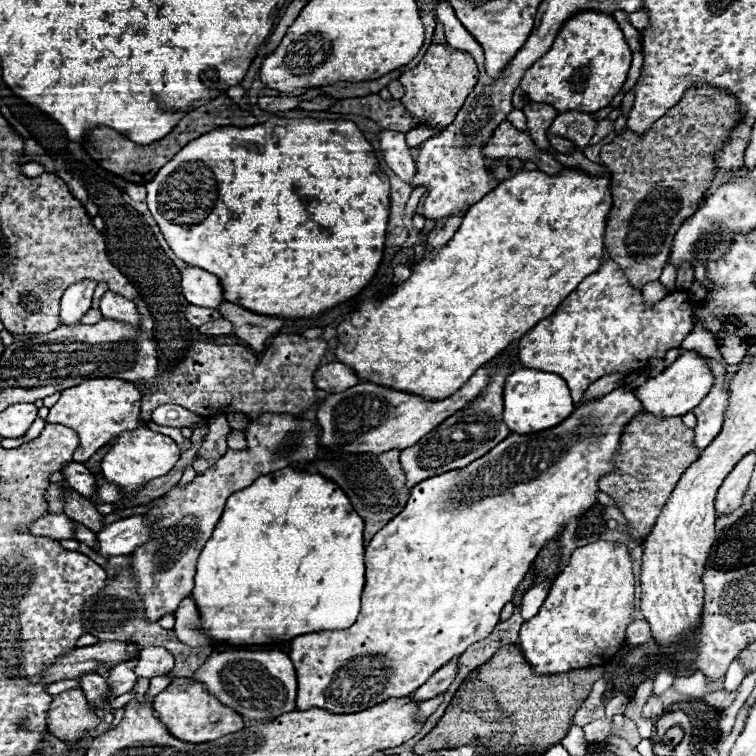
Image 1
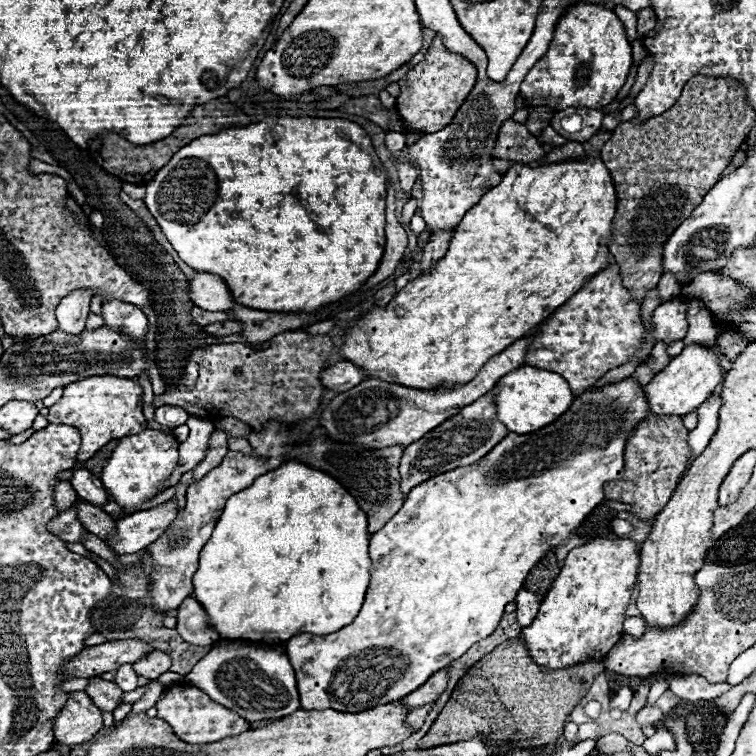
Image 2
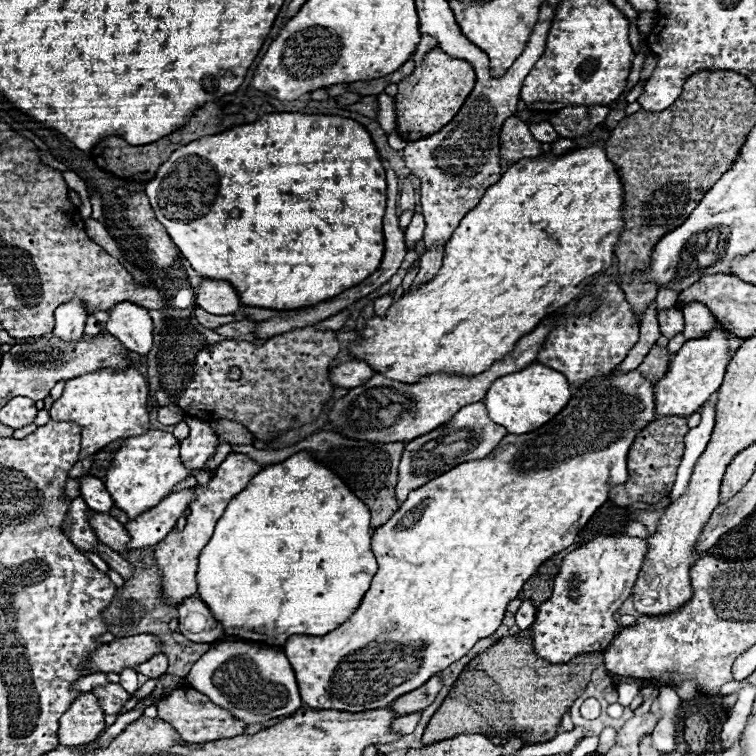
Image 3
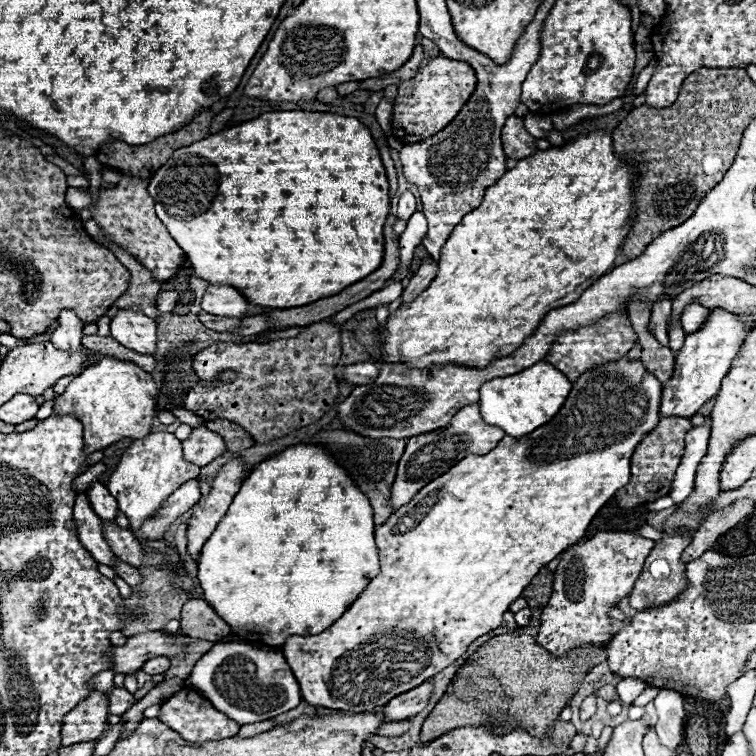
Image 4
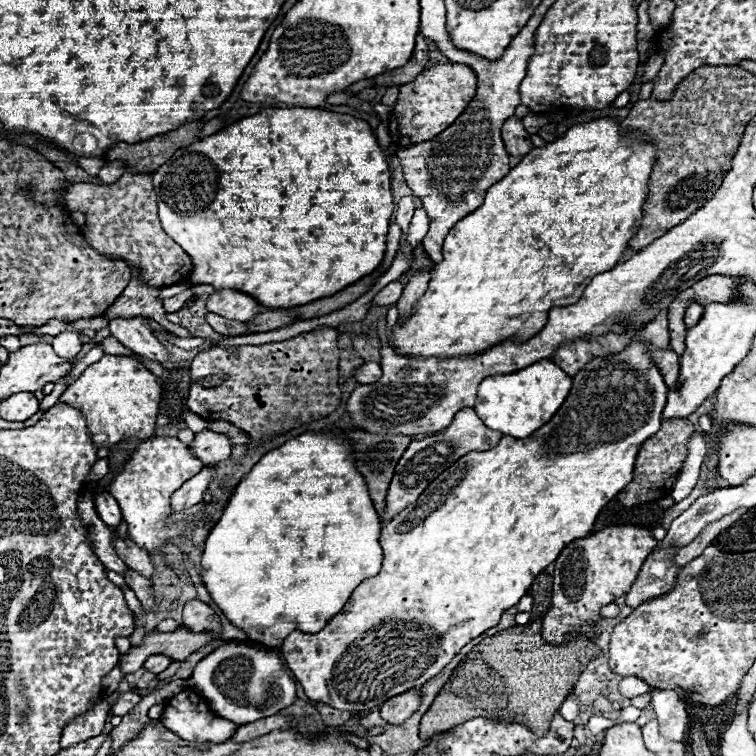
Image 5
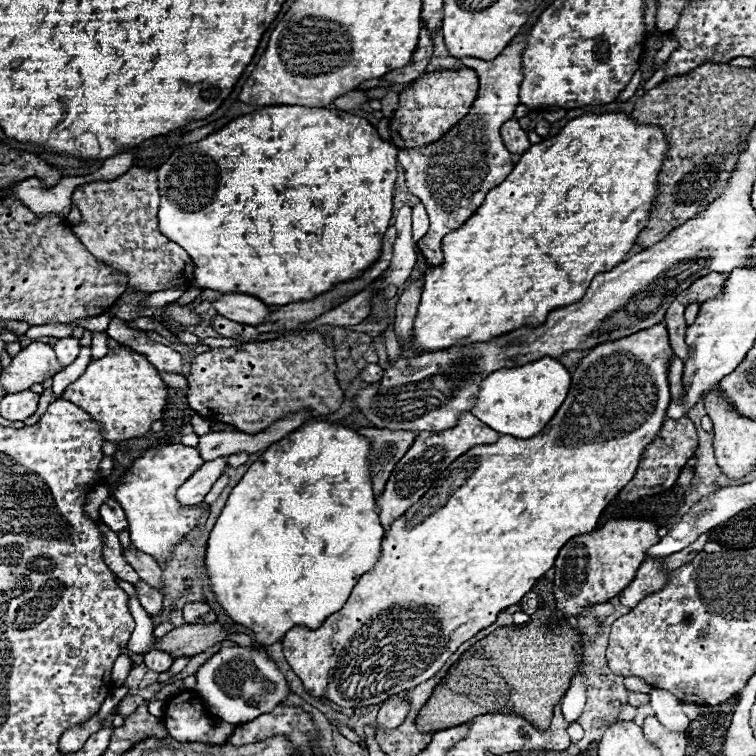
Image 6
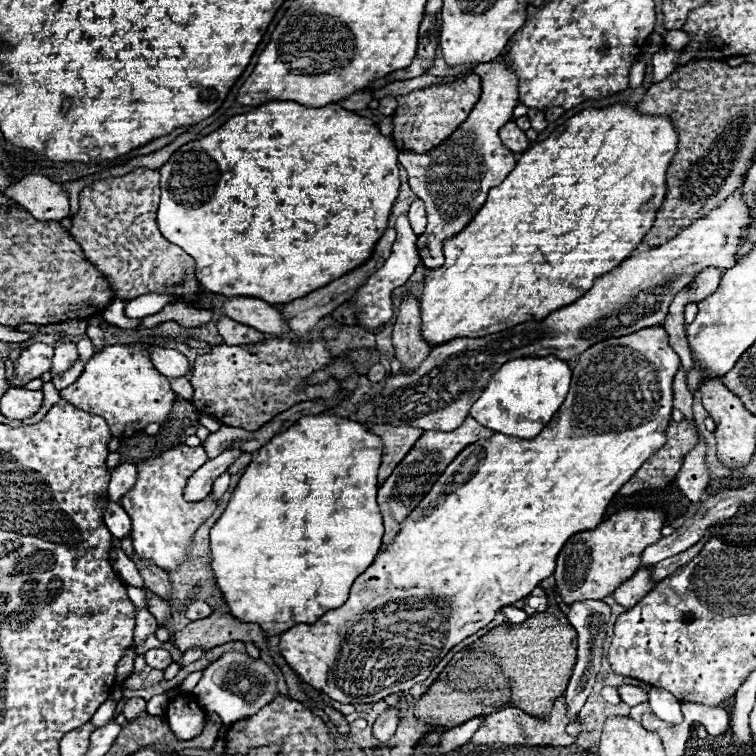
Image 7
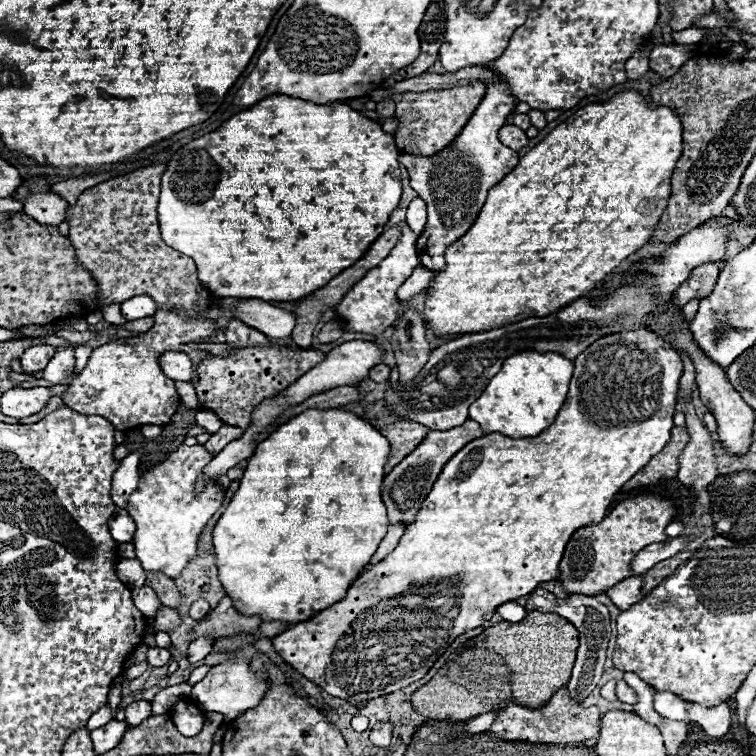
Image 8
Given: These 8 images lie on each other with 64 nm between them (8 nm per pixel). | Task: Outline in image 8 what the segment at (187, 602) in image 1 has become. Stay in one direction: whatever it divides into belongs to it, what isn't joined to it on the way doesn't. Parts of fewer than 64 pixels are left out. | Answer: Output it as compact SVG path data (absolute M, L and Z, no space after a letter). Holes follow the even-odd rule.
M196 600L196 602L190 606L190 618L194 618L194 620L204 618L208 612L210 612L210 606L208 606L206 600Z

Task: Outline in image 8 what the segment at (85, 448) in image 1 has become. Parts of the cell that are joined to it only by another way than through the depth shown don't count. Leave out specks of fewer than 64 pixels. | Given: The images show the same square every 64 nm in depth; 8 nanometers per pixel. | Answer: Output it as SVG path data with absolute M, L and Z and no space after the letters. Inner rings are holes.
M164 164L146 166L100 182L84 190L76 206L70 206L66 214L66 222L70 224L68 238L76 248L78 260L98 280L100 308L140 294L148 294L158 302L152 330L94 348L86 368L62 394L64 404L70 408L82 414L104 416L122 432L146 424L164 426L180 404L174 380L166 378L158 368L160 352L180 350L182 344L208 340L216 334L214 320L204 318L212 294L198 282L194 260L178 254L160 238L156 208L164 168ZM182 312L186 312L190 320L186 320ZM88 390L96 390L96 396L86 396Z

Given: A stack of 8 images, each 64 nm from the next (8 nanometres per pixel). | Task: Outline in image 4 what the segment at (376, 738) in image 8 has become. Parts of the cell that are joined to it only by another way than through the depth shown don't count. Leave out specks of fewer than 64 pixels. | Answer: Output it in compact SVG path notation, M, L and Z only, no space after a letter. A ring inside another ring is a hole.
M430 682L420 684L418 688L414 688L410 692L404 692L402 696L396 696L394 700L390 700L382 708L382 712L386 714L386 718L390 722L412 718L412 716L416 716L428 704L432 690L434 690L434 684L430 684Z

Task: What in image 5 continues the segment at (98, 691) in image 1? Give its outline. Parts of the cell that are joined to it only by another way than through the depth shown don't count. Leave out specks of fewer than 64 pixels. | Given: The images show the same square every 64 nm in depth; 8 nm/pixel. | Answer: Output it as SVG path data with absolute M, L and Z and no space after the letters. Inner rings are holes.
M122 692L118 694L118 700L112 704L112 716L124 716L128 714L138 702L142 700L142 696L138 696L136 692Z

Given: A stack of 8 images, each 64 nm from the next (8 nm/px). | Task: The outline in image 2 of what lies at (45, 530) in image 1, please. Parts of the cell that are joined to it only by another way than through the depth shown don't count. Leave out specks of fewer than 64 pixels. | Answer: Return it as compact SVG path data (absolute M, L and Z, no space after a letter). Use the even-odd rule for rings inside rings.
M68 508L68 510L60 512L60 516L50 520L48 532L62 540L68 540L68 542L80 542L82 536L86 534L84 526L76 518L76 508Z

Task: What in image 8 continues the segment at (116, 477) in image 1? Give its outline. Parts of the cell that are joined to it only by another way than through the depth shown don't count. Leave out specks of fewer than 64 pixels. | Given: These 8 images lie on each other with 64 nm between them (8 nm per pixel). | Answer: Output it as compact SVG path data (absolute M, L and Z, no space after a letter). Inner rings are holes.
M182 444L162 464L146 470L138 488L128 496L126 510L136 524L132 542L136 548L136 558L146 572L164 572L166 576L176 578L182 568L196 556L198 536L224 500L224 492L216 486L214 480L206 482L206 488L200 496L192 494L194 480L202 474L202 468L210 460L212 456L202 444Z

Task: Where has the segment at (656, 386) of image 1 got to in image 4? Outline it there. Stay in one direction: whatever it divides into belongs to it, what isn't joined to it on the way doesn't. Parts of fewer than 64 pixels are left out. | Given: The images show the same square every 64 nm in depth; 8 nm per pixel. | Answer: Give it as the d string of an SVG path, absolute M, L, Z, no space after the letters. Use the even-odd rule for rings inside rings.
M712 310L708 322L694 334L686 336L684 346L676 352L676 364L672 372L672 380L662 384L662 416L694 416L702 404L706 404L720 390L722 378L728 374L732 360L736 358L740 346L744 344L750 328L738 316L726 310Z

